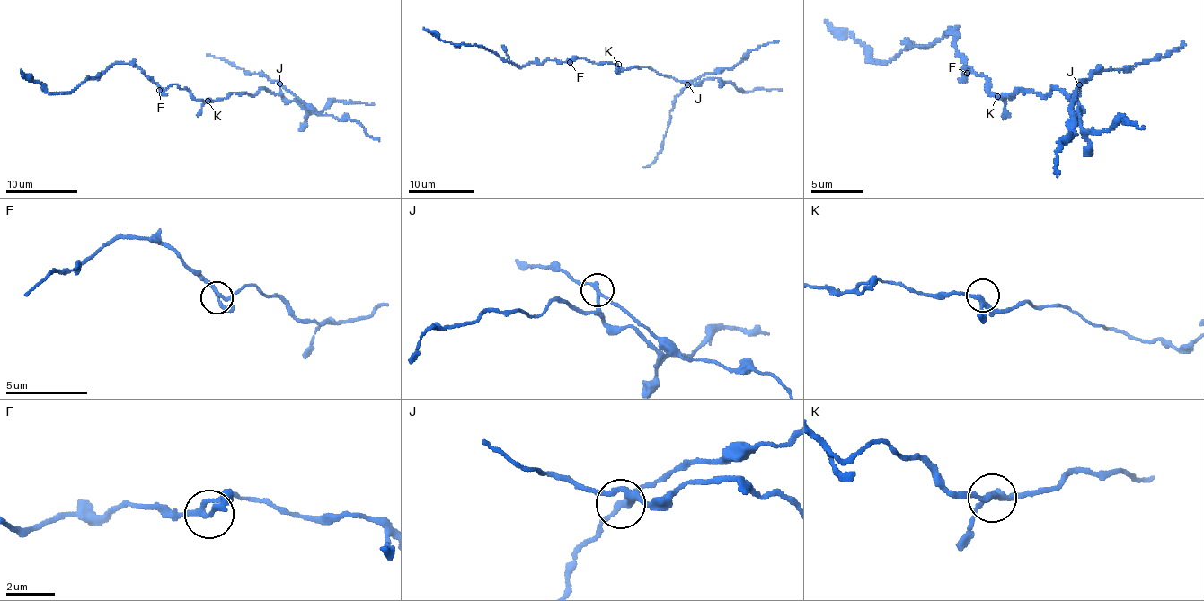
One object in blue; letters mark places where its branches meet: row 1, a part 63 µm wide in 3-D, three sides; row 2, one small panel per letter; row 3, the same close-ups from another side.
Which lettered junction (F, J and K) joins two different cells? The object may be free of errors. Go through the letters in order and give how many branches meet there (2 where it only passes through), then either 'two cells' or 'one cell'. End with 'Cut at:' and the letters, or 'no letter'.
F: branches 3; one cell
J: branches 3; two cells
K: branches 3; one cell
Cut at: J

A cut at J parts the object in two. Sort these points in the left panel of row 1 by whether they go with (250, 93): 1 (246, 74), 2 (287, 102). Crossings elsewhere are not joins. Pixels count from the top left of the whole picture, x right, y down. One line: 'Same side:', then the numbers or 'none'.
Same side: 2

